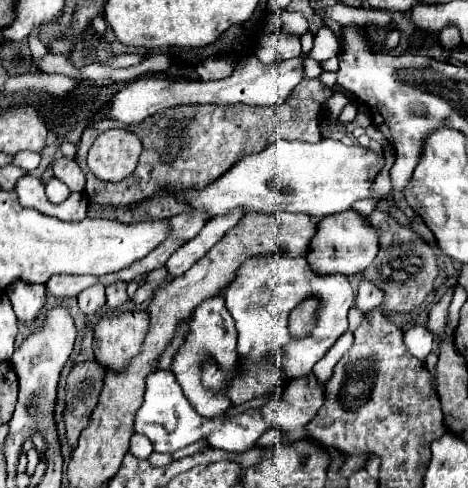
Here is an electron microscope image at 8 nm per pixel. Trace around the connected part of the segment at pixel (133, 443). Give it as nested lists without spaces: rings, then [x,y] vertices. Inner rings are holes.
[[[134,434],[132,440],[130,440],[130,450],[128,450],[132,456],[136,458],[148,458],[152,454],[152,444],[146,436],[142,434]]]

